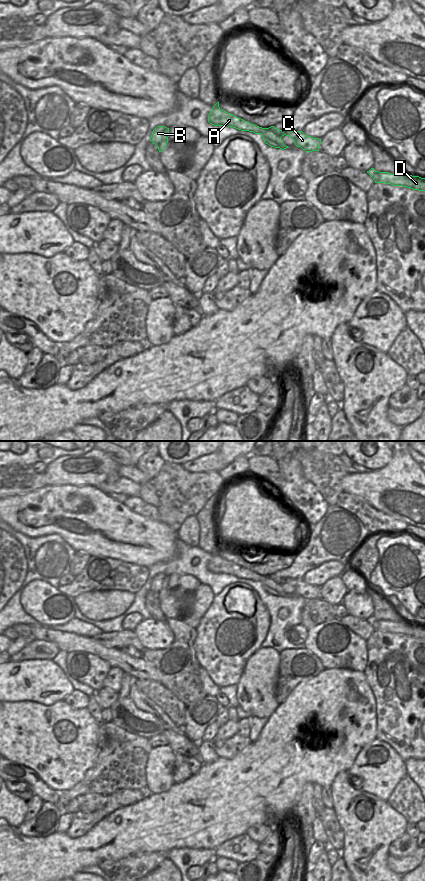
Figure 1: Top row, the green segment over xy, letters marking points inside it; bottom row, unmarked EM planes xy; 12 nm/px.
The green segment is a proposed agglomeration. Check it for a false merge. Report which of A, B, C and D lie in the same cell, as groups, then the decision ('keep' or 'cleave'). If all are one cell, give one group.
groups A D / B C; cleave

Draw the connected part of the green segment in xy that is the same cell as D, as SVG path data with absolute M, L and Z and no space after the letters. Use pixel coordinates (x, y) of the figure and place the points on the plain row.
M371 616L367 621L373 626L375 631L386 631L393 634L403 634L413 638L425 639L425 626L408 623L405 620L391 622L389 620L379 620Z

